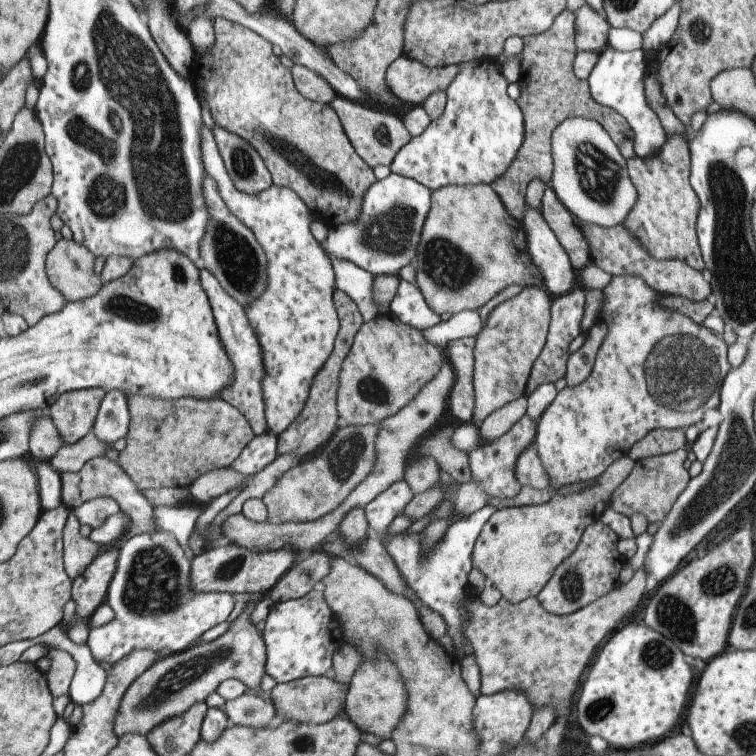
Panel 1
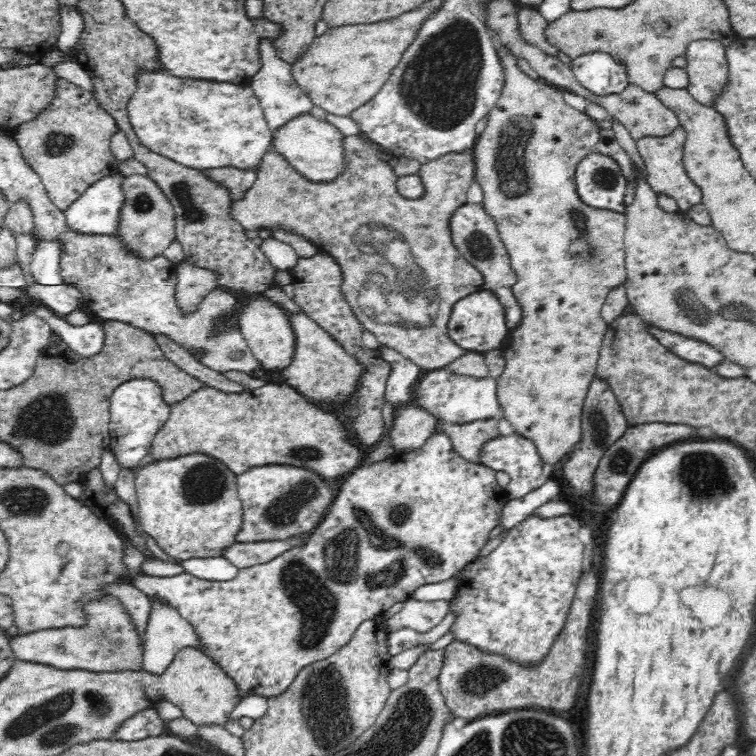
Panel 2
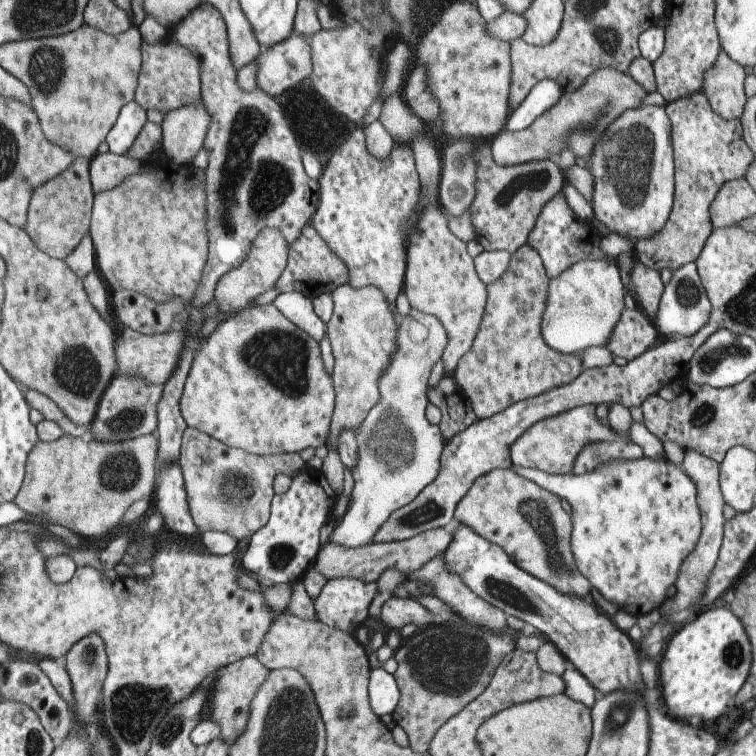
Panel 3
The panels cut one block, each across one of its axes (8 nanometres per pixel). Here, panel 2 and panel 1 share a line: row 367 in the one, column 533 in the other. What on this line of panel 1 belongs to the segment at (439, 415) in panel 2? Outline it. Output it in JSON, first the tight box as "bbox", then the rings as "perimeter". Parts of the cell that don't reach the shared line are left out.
{"bbox":[533,274,733,492],"perimeter":[[[639,274],[611,276],[601,292],[597,324],[605,326],[605,336],[589,378],[577,386],[559,390],[555,402],[551,402],[539,418],[533,448],[551,480],[549,492],[557,492],[557,488],[565,484],[599,478],[615,460],[627,456],[631,446],[651,430],[687,430],[691,424],[701,422],[703,412],[719,406],[721,384],[733,368],[727,360],[725,342],[703,324],[697,324],[687,314],[671,308],[667,298]]]}

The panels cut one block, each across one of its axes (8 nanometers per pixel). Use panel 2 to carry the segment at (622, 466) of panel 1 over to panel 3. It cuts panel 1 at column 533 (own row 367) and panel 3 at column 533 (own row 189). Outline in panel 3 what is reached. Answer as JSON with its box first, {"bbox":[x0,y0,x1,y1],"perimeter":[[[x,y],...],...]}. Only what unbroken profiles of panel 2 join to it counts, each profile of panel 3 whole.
{"bbox":[453,468,591,598],"perimeter":[[[497,468],[475,480],[465,498],[455,506],[453,518],[461,526],[469,526],[487,542],[499,546],[511,562],[527,574],[547,582],[555,590],[579,598],[589,598],[591,584],[577,570],[569,538],[571,516],[561,508],[561,498],[517,474],[511,468]]]}

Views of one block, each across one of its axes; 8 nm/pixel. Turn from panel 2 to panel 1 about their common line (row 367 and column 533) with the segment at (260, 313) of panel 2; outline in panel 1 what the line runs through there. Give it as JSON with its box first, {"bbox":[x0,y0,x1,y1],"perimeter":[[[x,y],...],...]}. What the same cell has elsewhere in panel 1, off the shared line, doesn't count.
{"bbox":[417,184,543,318],"perimeter":[[[467,184],[467,186],[445,186],[439,188],[435,192],[431,192],[431,206],[427,212],[427,218],[423,222],[423,230],[421,230],[421,240],[419,240],[419,250],[417,250],[417,288],[423,296],[425,306],[437,314],[441,318],[441,314],[459,314],[463,310],[479,310],[485,302],[489,302],[497,292],[509,288],[509,286],[519,286],[519,288],[543,288],[543,274],[539,272],[541,268],[537,264],[531,262],[529,254],[527,254],[527,246],[525,246],[525,238],[523,238],[523,228],[519,226],[519,220],[511,218],[505,208],[501,206],[499,198],[495,196],[495,192],[487,186],[487,184]]]}

